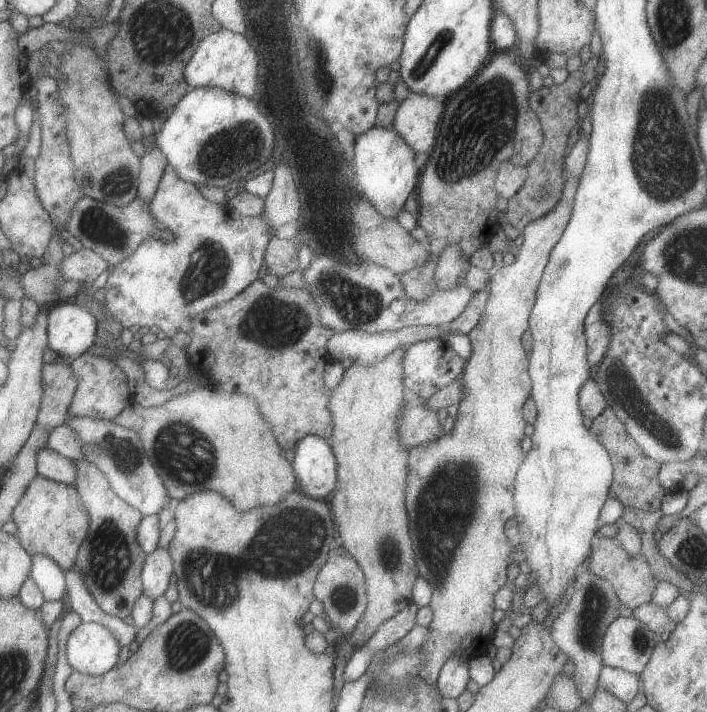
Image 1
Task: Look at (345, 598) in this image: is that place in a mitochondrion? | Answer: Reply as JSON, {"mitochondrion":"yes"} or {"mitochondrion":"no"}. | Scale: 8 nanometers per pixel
{"mitochondrion":"yes"}

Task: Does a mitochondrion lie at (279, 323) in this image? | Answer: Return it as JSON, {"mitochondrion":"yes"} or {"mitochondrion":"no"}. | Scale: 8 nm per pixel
{"mitochondrion":"yes"}

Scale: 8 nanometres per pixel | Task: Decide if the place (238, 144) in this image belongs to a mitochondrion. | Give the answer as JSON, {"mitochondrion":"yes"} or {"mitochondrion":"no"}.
{"mitochondrion":"yes"}

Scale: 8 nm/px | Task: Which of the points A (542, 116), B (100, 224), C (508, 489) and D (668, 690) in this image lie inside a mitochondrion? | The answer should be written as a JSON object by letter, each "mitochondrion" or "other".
{"A":"other","B":"mitochondrion","C":"other","D":"other"}

